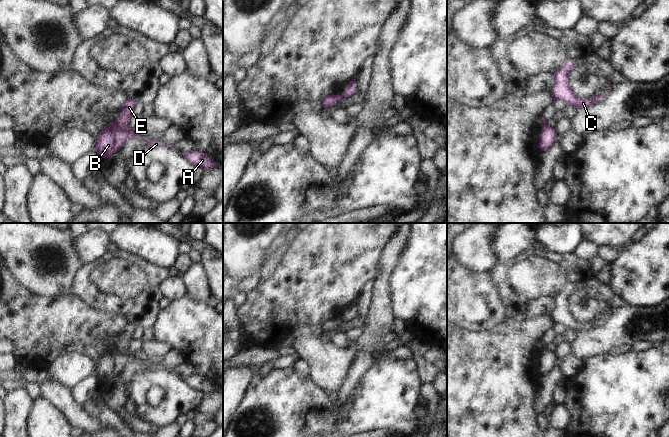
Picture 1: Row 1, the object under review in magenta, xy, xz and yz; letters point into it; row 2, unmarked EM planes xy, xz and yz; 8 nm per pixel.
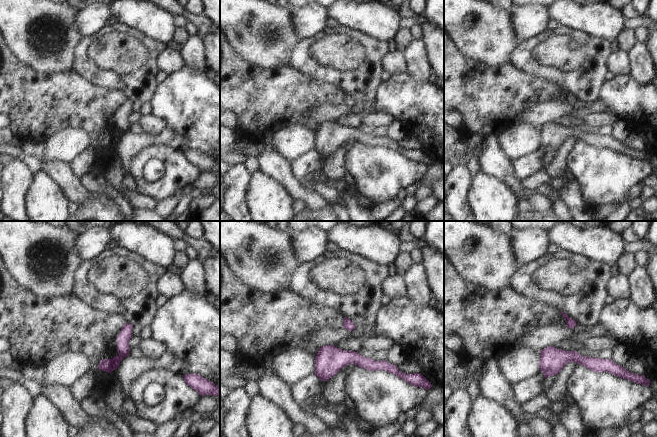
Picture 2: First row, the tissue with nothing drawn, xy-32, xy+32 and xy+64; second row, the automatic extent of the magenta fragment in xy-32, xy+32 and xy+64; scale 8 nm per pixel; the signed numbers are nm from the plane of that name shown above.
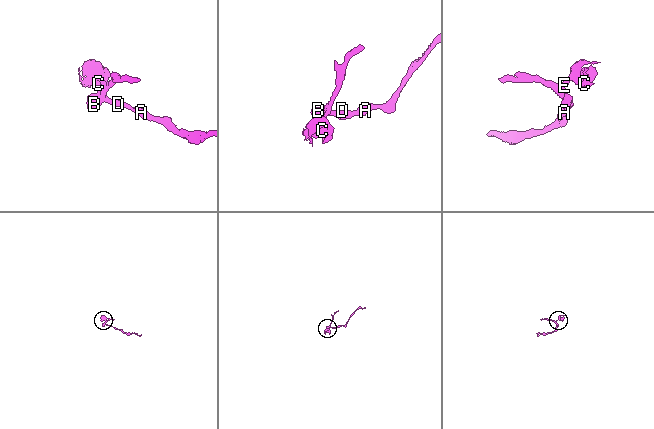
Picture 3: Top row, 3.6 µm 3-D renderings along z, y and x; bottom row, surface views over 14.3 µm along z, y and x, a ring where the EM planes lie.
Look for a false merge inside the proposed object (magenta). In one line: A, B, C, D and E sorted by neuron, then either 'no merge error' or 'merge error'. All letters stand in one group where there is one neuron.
A B D / C E | merge error

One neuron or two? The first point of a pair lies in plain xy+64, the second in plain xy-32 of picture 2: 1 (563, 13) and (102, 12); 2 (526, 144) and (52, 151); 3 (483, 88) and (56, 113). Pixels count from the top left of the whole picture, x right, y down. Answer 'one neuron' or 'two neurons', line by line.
1: two neurons
2: one neuron
3: one neuron

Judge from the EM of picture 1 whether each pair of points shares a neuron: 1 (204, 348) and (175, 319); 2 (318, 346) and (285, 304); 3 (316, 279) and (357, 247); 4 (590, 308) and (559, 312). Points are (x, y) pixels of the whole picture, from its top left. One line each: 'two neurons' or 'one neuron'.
1: one neuron
2: two neurons
3: one neuron
4: one neuron

